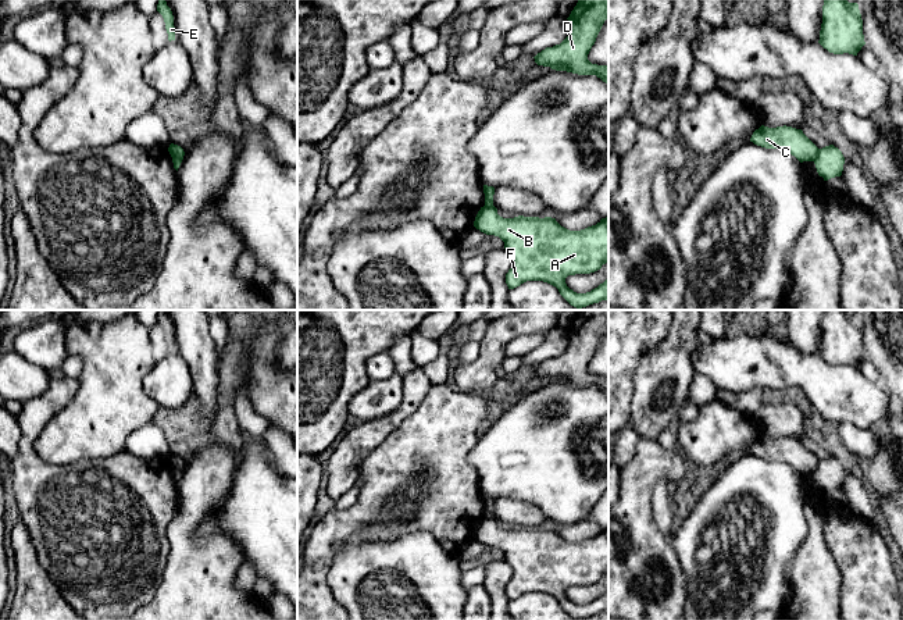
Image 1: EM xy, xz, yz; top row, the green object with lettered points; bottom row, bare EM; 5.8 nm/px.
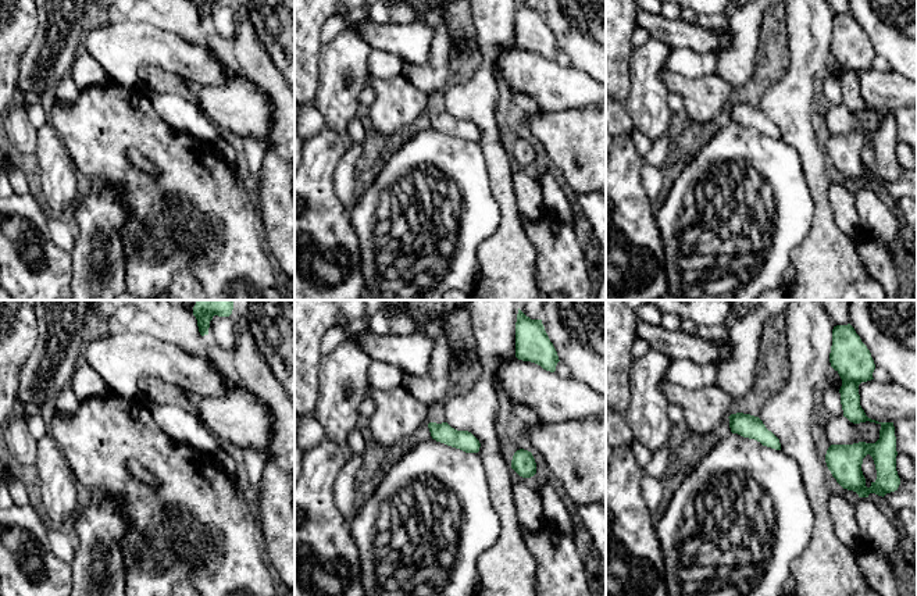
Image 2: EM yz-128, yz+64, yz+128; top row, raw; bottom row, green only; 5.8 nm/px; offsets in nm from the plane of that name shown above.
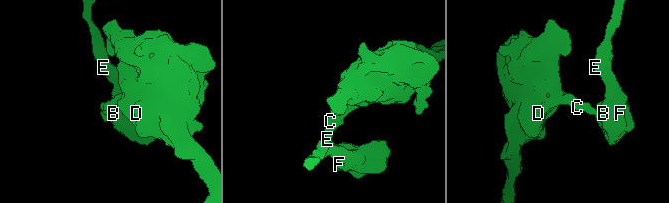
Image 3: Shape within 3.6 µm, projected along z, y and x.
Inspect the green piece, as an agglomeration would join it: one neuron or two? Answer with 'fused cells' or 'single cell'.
fused cells

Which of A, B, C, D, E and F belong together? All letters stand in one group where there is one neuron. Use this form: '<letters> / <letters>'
A B E F / C D

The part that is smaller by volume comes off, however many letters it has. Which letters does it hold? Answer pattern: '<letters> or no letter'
A, B, E, F

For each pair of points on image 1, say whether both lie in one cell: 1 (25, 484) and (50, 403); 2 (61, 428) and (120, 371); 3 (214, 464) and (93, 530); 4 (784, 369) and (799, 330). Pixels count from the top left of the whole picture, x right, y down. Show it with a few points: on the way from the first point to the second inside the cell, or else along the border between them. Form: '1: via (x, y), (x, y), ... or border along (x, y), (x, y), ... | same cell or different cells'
1: via (27, 464), (27, 439), (31, 423) | same cell
2: via (75, 416), (106, 385) | same cell
3: border along (178, 483), (178, 506), (172, 517) | different cells
4: border along (786, 341), (800, 352), (817, 355) | different cells

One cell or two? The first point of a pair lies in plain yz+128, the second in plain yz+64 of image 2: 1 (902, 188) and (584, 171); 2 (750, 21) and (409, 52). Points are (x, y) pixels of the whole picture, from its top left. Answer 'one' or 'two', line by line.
1: one
2: two

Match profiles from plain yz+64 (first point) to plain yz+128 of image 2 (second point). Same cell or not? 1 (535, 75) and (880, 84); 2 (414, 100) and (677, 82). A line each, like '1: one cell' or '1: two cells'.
1: one cell
2: one cell

